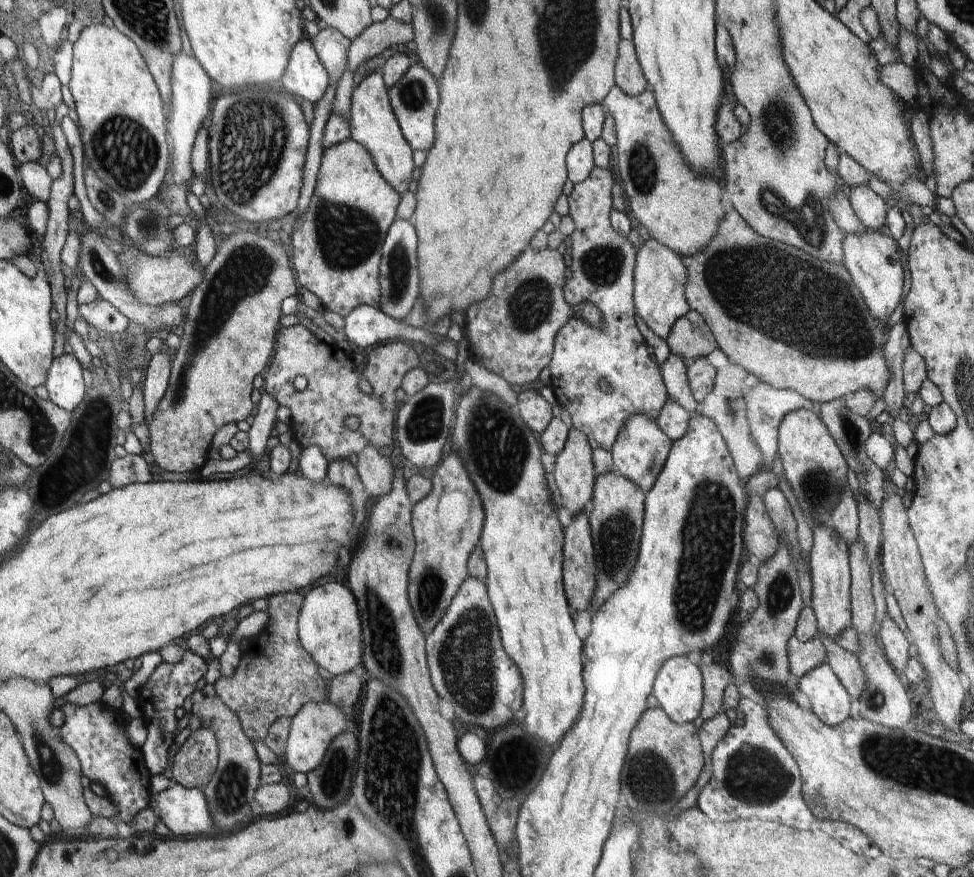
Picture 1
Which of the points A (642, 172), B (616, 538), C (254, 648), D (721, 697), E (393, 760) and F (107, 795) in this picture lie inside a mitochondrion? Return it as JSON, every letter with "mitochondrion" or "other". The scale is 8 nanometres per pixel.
{"A":"mitochondrion","B":"mitochondrion","C":"other","D":"other","E":"mitochondrion","F":"other"}

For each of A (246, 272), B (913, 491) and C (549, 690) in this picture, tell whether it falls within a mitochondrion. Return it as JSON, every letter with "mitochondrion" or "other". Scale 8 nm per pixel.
{"A":"mitochondrion","B":"other","C":"other"}

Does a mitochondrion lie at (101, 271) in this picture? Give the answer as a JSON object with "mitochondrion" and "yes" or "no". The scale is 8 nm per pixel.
{"mitochondrion":"yes"}

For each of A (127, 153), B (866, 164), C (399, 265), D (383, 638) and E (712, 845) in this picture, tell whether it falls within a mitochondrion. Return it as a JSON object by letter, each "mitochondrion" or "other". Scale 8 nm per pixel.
{"A":"mitochondrion","B":"other","C":"mitochondrion","D":"mitochondrion","E":"other"}

